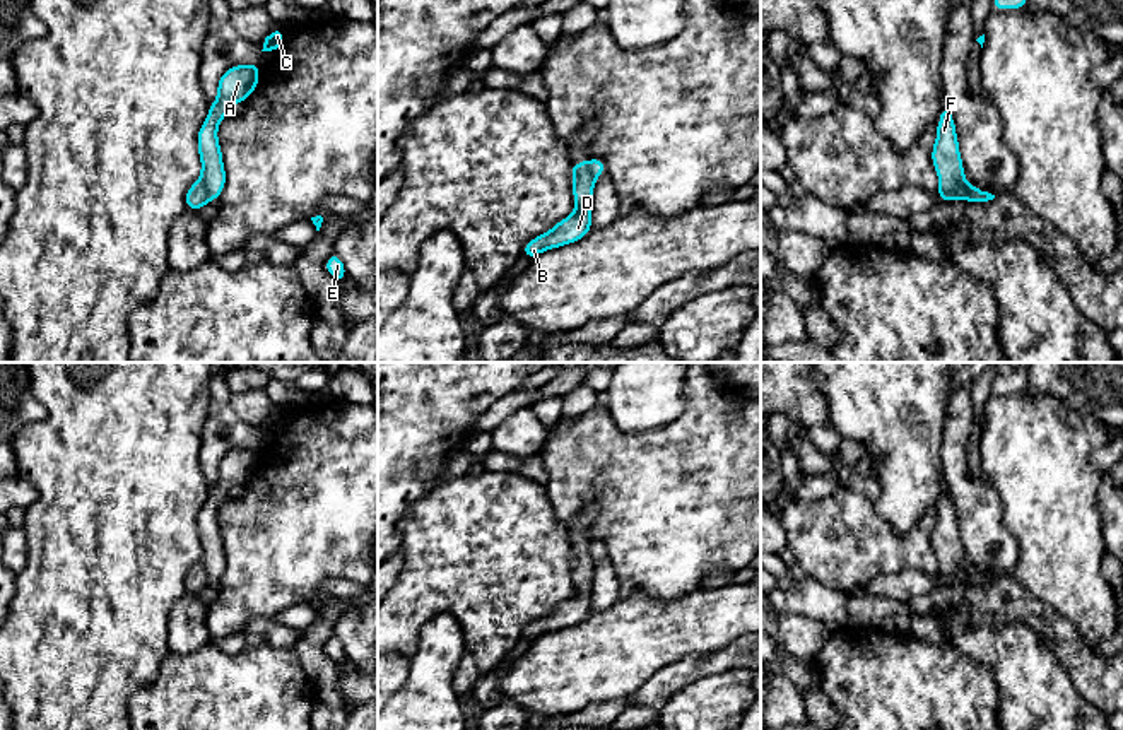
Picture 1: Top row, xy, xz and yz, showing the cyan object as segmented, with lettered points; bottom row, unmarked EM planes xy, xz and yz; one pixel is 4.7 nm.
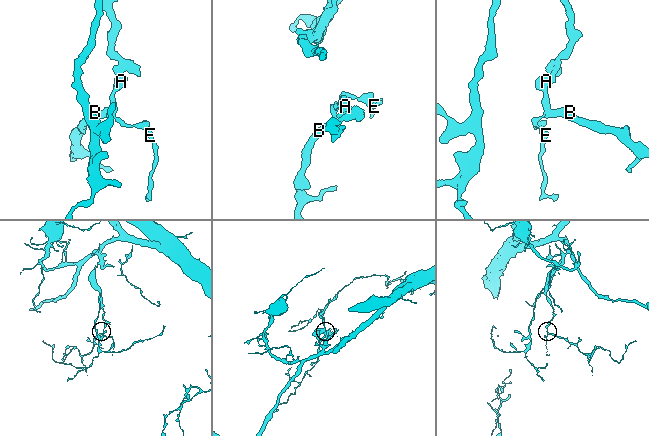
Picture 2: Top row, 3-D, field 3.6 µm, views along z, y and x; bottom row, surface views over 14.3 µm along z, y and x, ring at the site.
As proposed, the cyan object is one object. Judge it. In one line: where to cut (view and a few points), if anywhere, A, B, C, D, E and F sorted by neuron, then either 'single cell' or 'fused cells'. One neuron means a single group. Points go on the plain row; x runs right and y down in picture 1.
yz (963, 563), (951, 571), (947, 582) | A C E F / B D | fused cells

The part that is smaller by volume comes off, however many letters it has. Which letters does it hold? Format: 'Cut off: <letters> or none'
Cut off: B, D

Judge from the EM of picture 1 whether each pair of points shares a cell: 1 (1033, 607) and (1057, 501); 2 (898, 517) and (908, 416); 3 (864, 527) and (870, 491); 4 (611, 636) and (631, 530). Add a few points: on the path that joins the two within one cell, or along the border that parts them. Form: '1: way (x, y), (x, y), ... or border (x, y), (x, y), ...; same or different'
1: border (1009, 575), (1067, 619); different
2: way (908, 491), (908, 441); same
3: border (838, 486), (857, 489), (870, 503); different
4: border (619, 595), (645, 592), (658, 599); different

